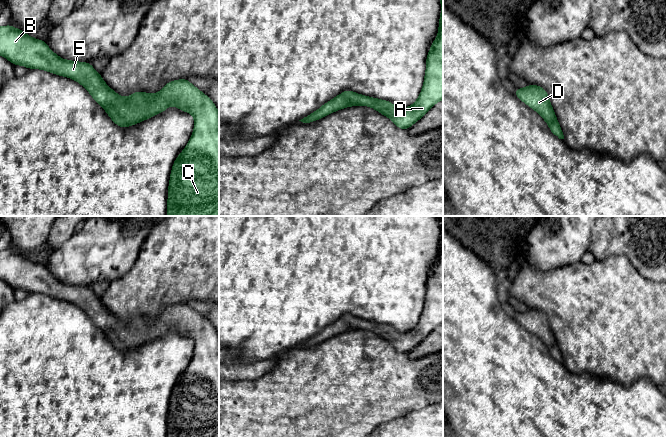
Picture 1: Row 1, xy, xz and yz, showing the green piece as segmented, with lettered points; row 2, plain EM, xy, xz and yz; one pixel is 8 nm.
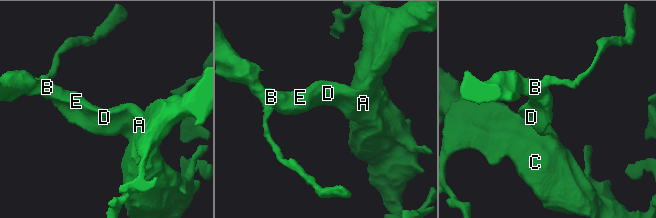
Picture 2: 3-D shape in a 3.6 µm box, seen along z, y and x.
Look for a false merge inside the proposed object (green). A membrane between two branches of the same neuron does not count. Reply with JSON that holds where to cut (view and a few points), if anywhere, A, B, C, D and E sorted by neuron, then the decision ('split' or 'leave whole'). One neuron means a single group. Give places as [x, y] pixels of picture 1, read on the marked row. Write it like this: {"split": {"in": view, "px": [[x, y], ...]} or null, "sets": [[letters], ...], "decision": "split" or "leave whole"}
{"split": null, "sets": [["A", "B", "C", "D", "E"]], "decision": "leave whole"}

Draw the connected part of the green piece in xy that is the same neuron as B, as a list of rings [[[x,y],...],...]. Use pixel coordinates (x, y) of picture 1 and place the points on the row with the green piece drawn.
[[[10,24],[0,27],[0,55],[14,66],[40,69],[77,81],[121,128],[129,128],[154,117],[164,112],[170,105],[192,114],[193,133],[186,147],[175,159],[170,173],[167,216],[219,216],[219,112],[214,102],[188,79],[169,81],[155,94],[136,91],[128,97],[123,97],[105,83],[90,62],[62,59],[44,40],[33,38],[24,30]]]

